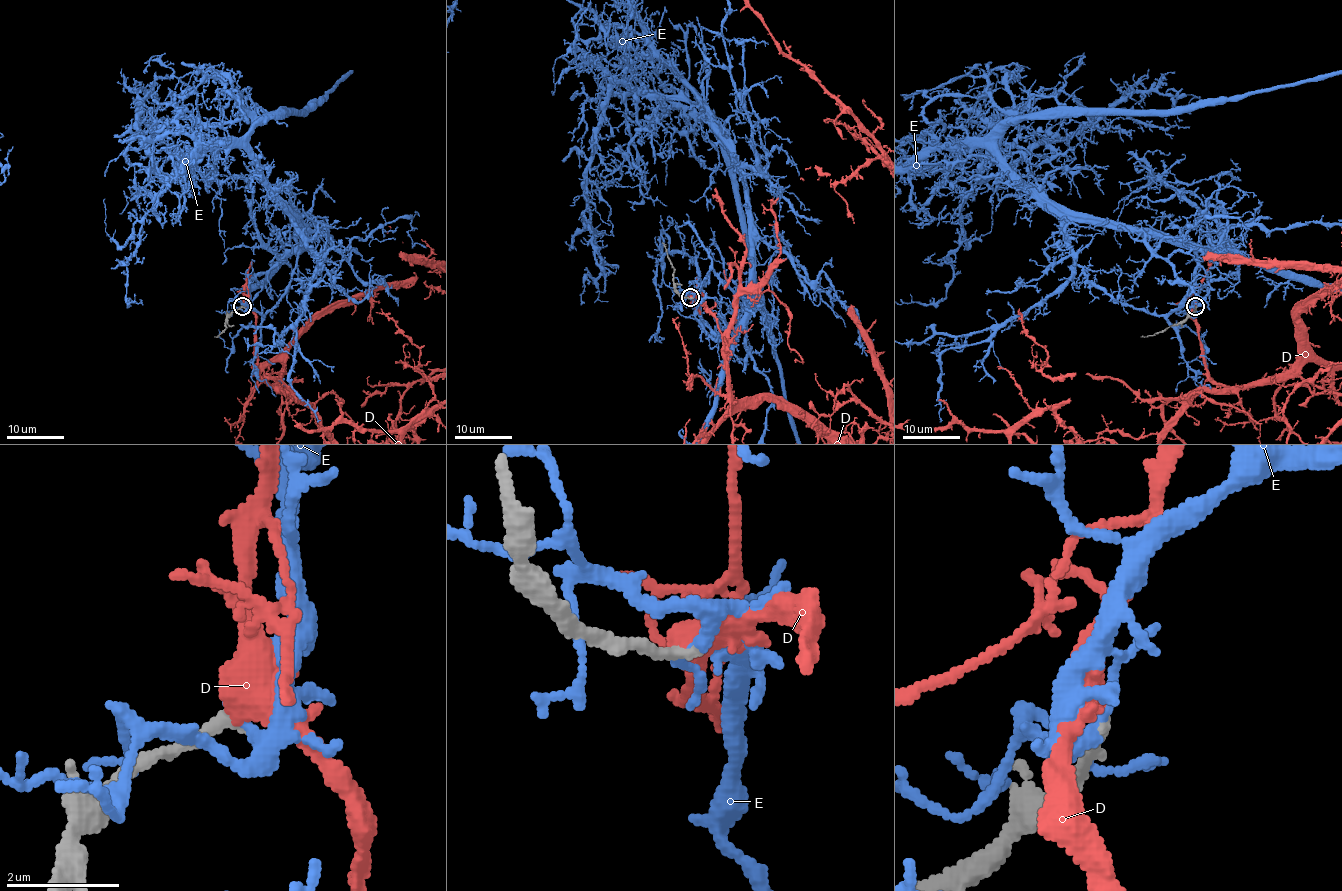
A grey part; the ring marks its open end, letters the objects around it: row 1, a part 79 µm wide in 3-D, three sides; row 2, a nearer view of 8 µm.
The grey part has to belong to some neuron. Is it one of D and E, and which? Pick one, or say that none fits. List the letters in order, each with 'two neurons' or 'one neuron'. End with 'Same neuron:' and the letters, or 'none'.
D: one neuron
E: two neurons
Same neuron: D

